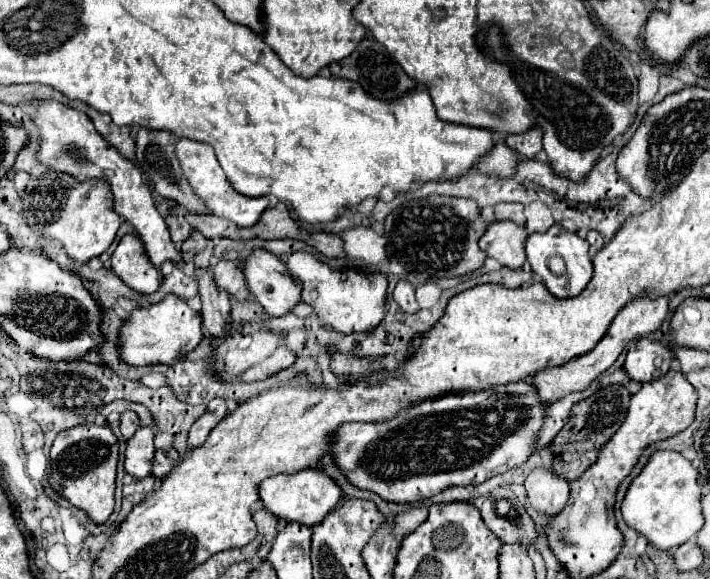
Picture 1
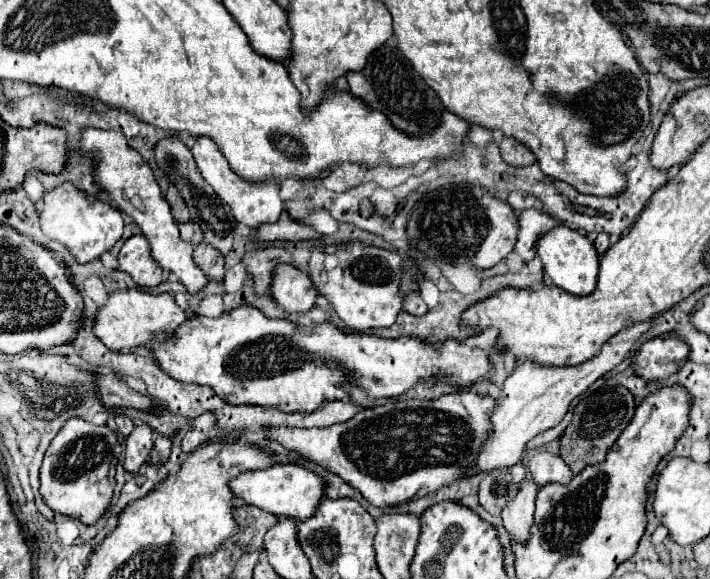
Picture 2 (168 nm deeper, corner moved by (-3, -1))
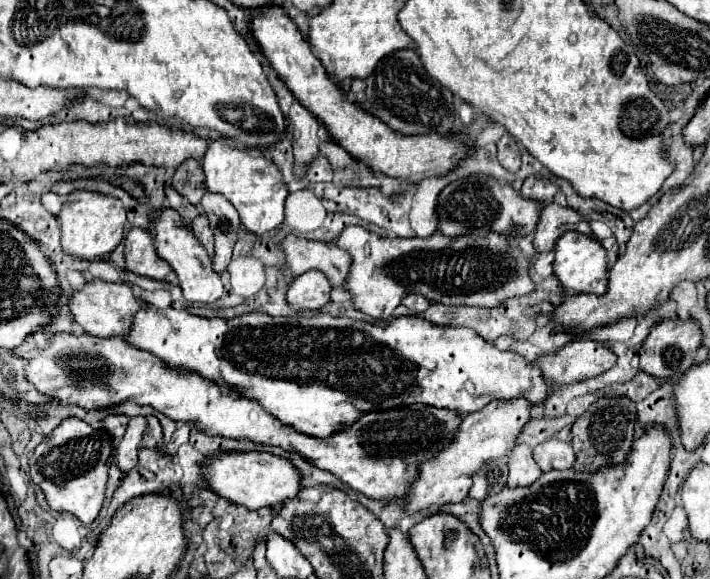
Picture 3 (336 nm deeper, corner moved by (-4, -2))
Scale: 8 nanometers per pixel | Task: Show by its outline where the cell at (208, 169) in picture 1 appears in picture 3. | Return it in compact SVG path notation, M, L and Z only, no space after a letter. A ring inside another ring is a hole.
M221 138L209 144L203 156L201 168L205 174L205 186L213 192L223 194L235 206L235 210L241 216L241 224L249 232L261 236L265 232L275 232L281 226L283 204L285 204L289 190L283 182L279 168L273 164L269 156L267 156L267 166L265 166L263 154L237 150L227 138Z

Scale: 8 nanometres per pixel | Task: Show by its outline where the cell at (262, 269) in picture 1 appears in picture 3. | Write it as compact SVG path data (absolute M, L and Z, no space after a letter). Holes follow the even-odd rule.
M313 270L293 278L287 290L287 302L299 310L319 310L329 302L329 292L331 284L327 278Z

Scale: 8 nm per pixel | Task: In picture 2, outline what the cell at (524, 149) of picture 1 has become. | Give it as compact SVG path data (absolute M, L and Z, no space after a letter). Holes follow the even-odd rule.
M512 137L502 139L500 153L508 165L516 165L516 167L526 167L526 165L532 165L536 161L534 155L520 141L516 141Z

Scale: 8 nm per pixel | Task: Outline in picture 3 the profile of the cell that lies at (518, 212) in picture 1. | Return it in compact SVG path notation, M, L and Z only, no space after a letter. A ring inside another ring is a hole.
M527 178L521 186L521 194L523 198L549 204L553 202L553 196L557 194L557 186L553 186L551 182L545 182L545 178Z

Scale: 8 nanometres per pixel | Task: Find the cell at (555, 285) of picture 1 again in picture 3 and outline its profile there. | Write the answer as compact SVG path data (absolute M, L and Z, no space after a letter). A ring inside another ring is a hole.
M565 232L553 252L553 272L565 290L573 294L603 294L607 290L607 256L595 238L581 232Z

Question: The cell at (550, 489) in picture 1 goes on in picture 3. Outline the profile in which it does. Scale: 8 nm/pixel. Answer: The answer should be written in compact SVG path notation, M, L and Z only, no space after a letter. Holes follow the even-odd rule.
M545 440L541 442L535 450L533 450L533 458L537 462L537 466L541 468L541 472L549 472L549 470L569 470L575 462L575 454L569 442L561 442L561 440Z

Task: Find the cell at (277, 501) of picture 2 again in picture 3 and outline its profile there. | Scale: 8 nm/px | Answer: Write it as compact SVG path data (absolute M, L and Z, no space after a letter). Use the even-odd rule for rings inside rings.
M229 452L203 464L203 478L215 494L249 510L283 506L301 492L301 474L293 462L267 452Z

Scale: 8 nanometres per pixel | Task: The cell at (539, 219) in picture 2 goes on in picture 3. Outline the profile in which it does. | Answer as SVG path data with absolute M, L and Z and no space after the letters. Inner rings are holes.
M547 204L541 210L537 228L535 228L535 250L537 252L549 252L553 250L557 238L569 230L585 232L589 234L589 224L571 208L567 206L557 206L557 204Z

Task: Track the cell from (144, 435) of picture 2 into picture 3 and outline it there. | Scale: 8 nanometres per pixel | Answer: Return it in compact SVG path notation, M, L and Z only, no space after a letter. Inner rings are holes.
M131 418L127 432L117 446L117 466L121 472L129 472L137 466L137 454L141 448L143 434L147 430L147 420L145 418Z

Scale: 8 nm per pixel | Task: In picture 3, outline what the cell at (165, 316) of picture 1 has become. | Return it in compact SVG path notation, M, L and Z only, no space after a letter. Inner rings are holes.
M99 278L87 282L85 288L69 300L69 308L71 308L75 322L85 332L99 336L99 338L111 338L111 336L127 338L133 328L133 318L141 310L143 304L145 304L143 298L139 298L129 284L111 284Z

